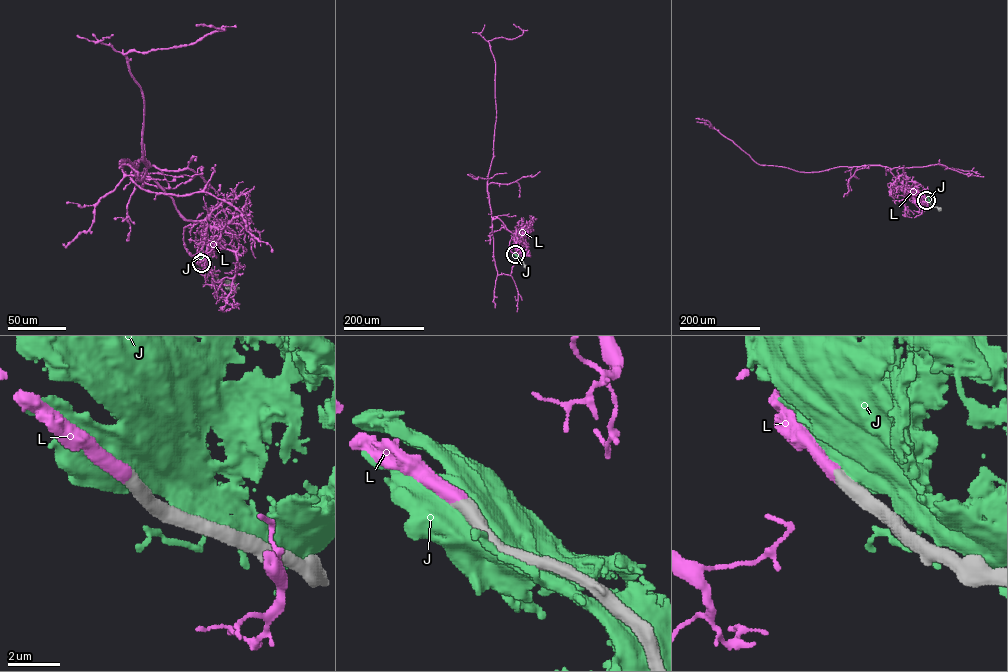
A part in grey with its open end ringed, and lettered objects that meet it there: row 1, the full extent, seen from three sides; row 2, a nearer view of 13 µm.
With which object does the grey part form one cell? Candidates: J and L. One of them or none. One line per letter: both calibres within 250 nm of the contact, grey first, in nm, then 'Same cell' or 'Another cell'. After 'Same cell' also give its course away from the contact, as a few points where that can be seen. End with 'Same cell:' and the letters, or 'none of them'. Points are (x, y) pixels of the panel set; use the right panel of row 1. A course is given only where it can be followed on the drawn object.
J: Thickness 650 nm (grey) against 1000 nm. Another cell
L: Thickness 550 nm (grey) against 480 nm. Same cell. Its course: (926, 200), (887, 167), (803, 172), (760, 165), (708, 120), (696, 118)
Same cell: L

